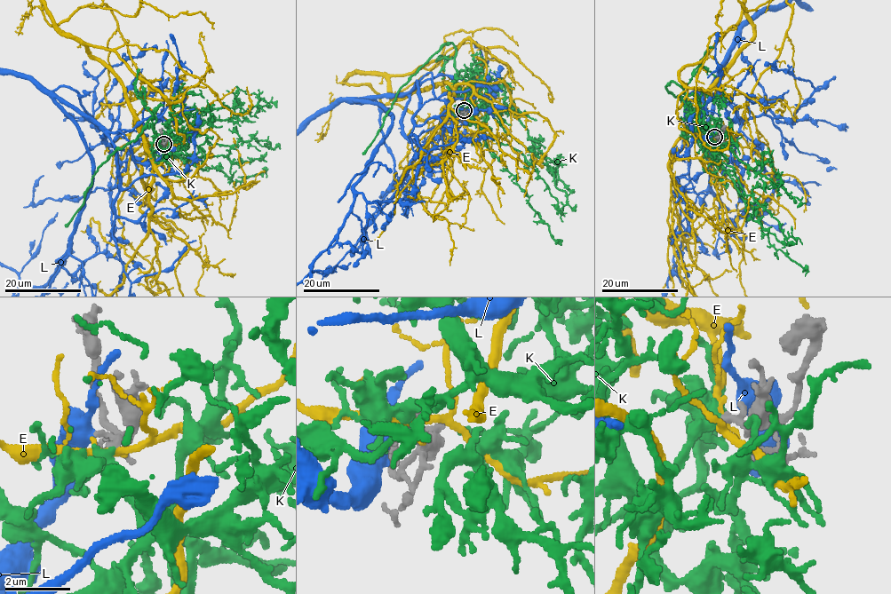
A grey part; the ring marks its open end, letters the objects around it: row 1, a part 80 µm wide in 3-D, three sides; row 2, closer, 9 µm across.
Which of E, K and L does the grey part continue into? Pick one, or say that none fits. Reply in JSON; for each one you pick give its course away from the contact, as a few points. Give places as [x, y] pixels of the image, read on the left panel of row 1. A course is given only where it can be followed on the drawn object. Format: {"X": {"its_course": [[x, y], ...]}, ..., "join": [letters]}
{"K": {"its_course": [[164, 144], [170, 154], [154, 138], [153, 118], [137, 139], [116, 150], [98, 168], [83, 204], [65, 226]]}, "join": ["K"]}

